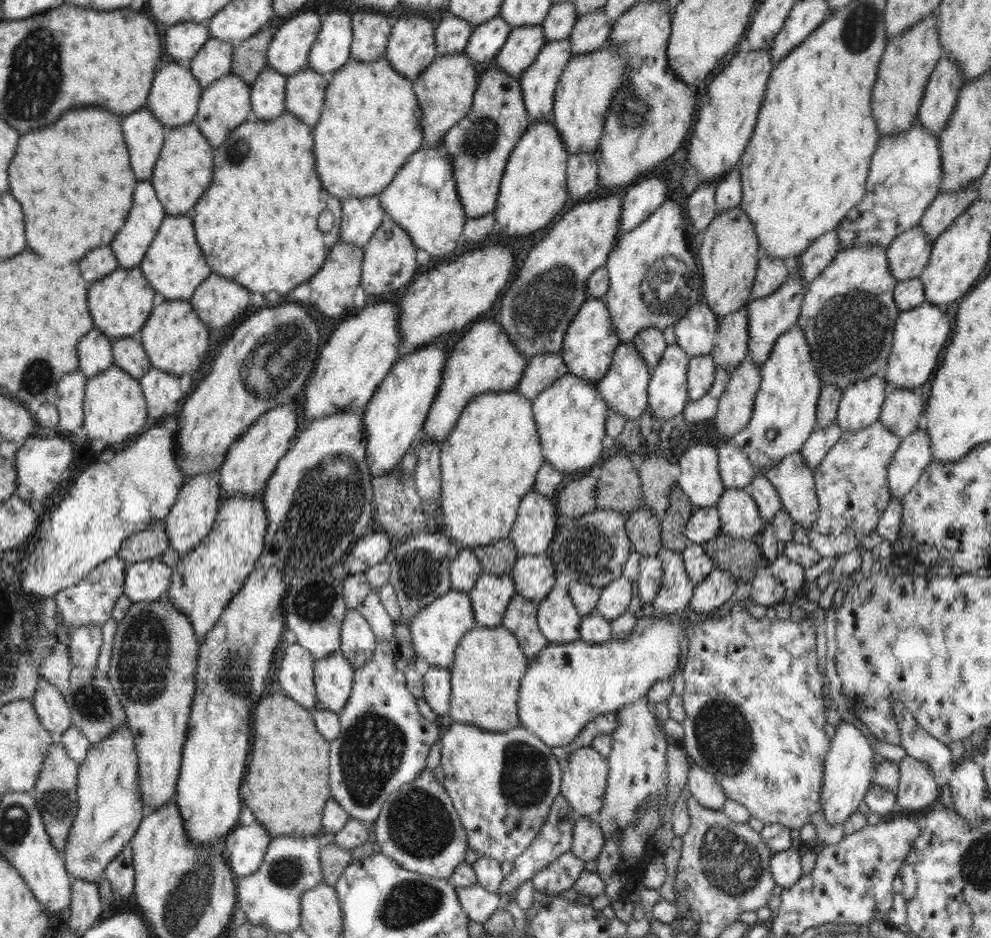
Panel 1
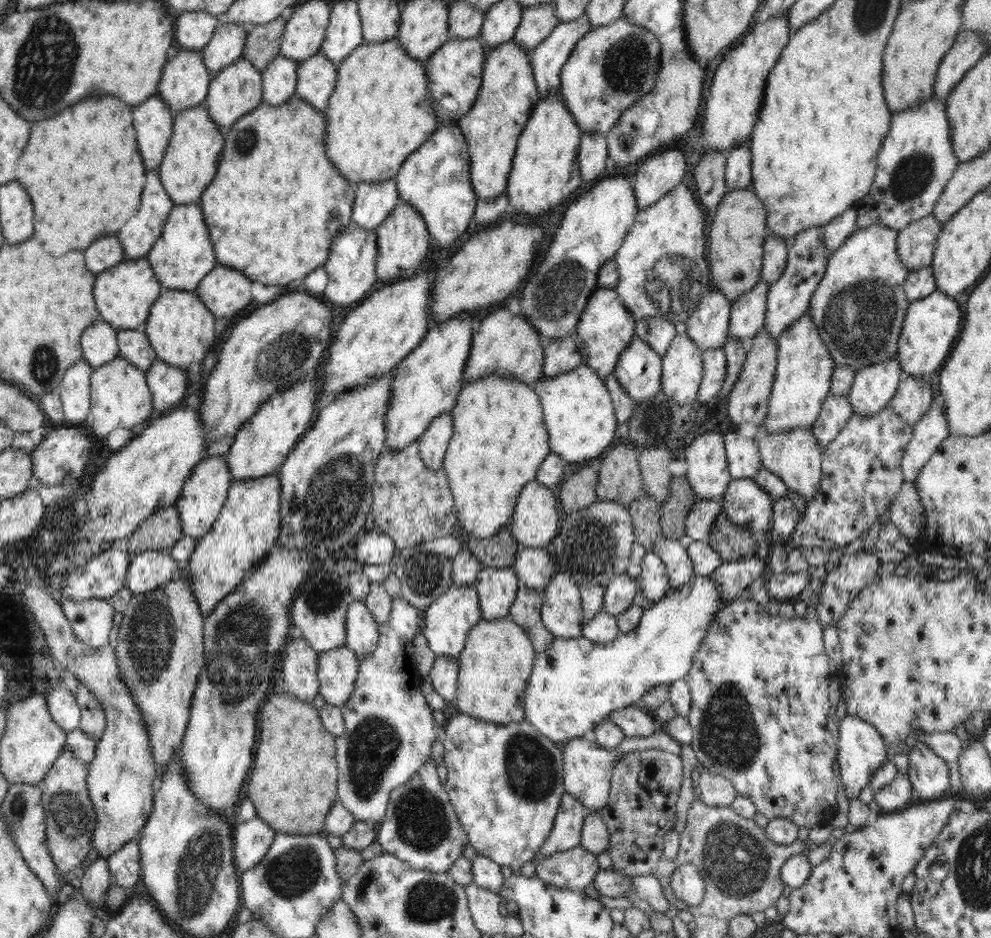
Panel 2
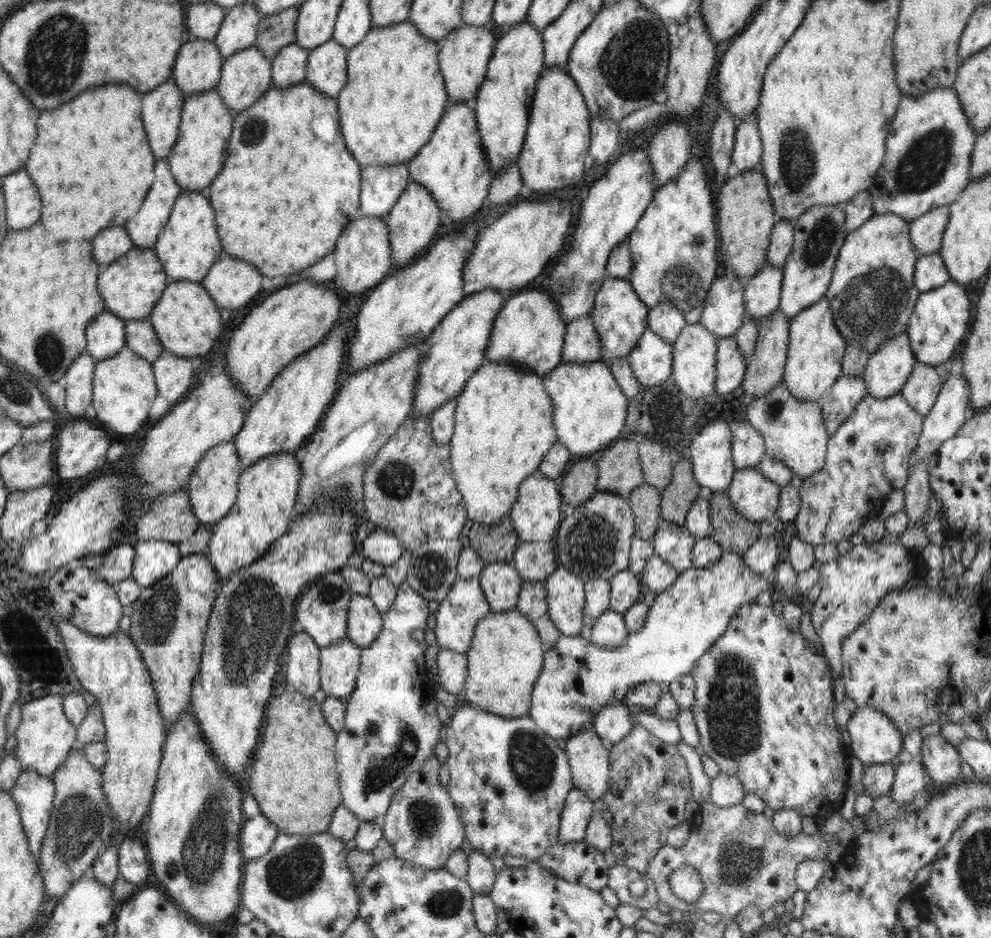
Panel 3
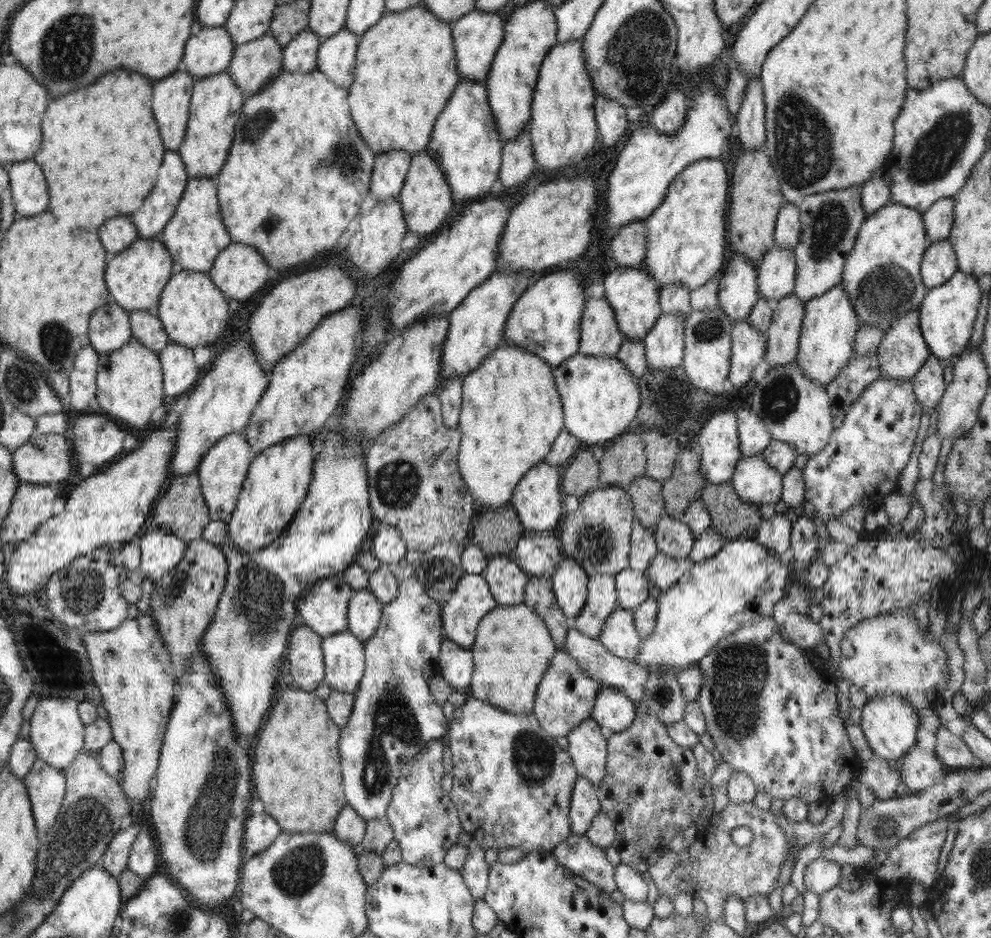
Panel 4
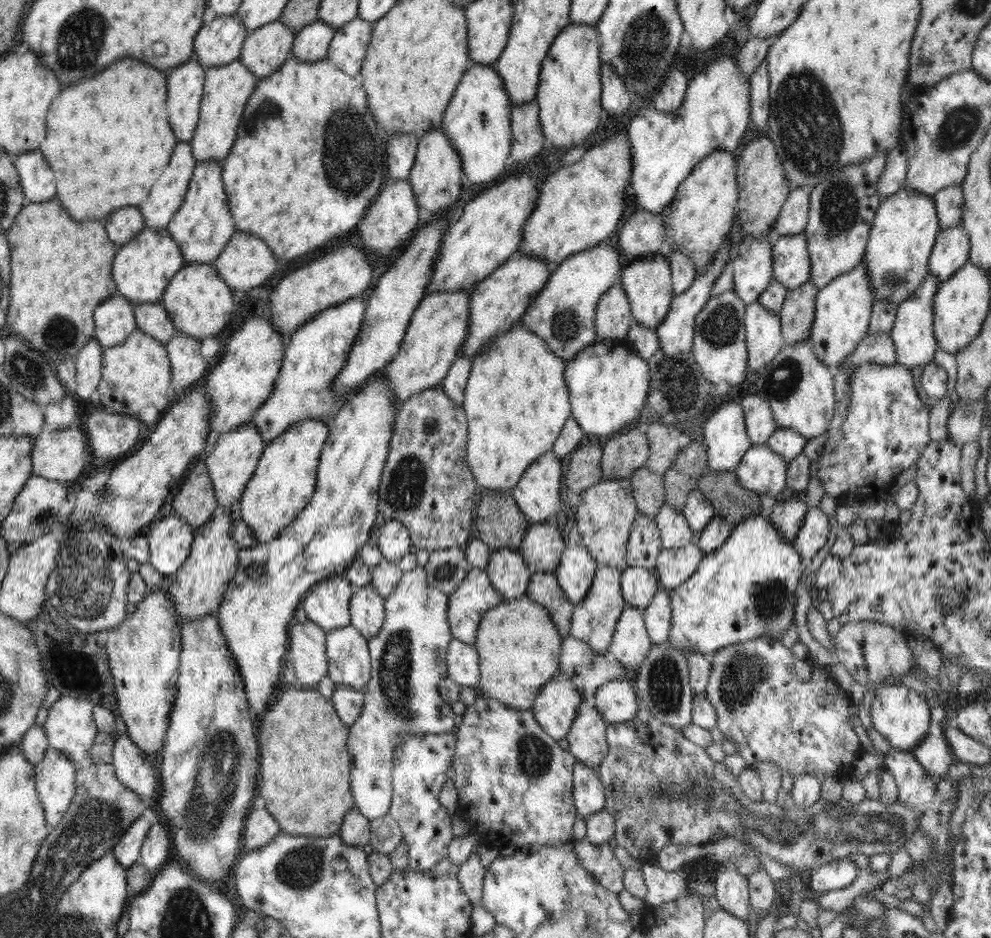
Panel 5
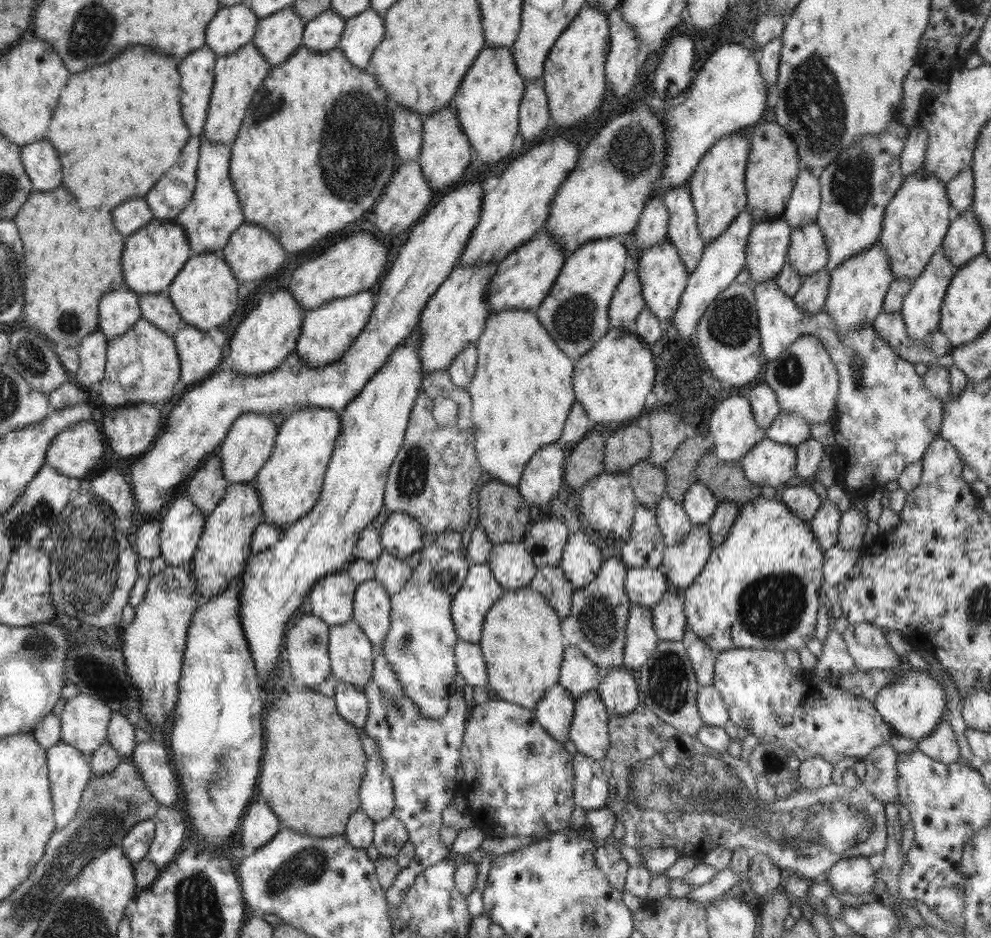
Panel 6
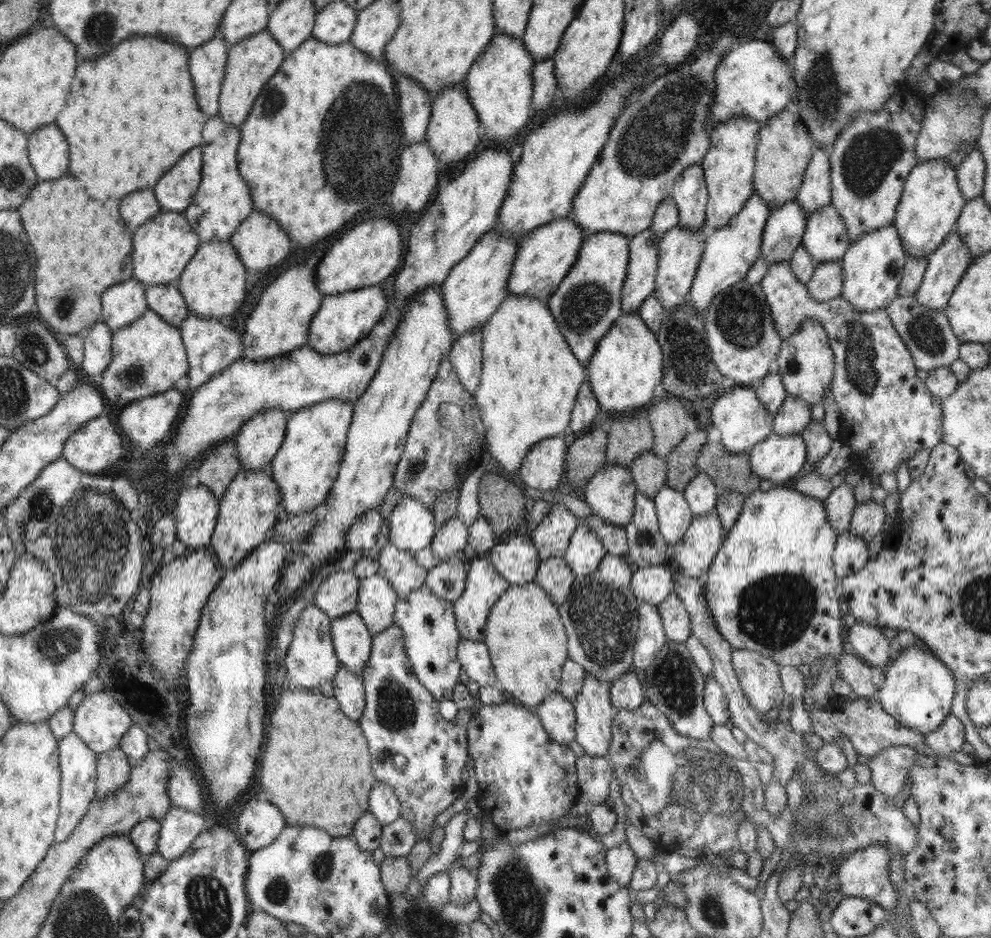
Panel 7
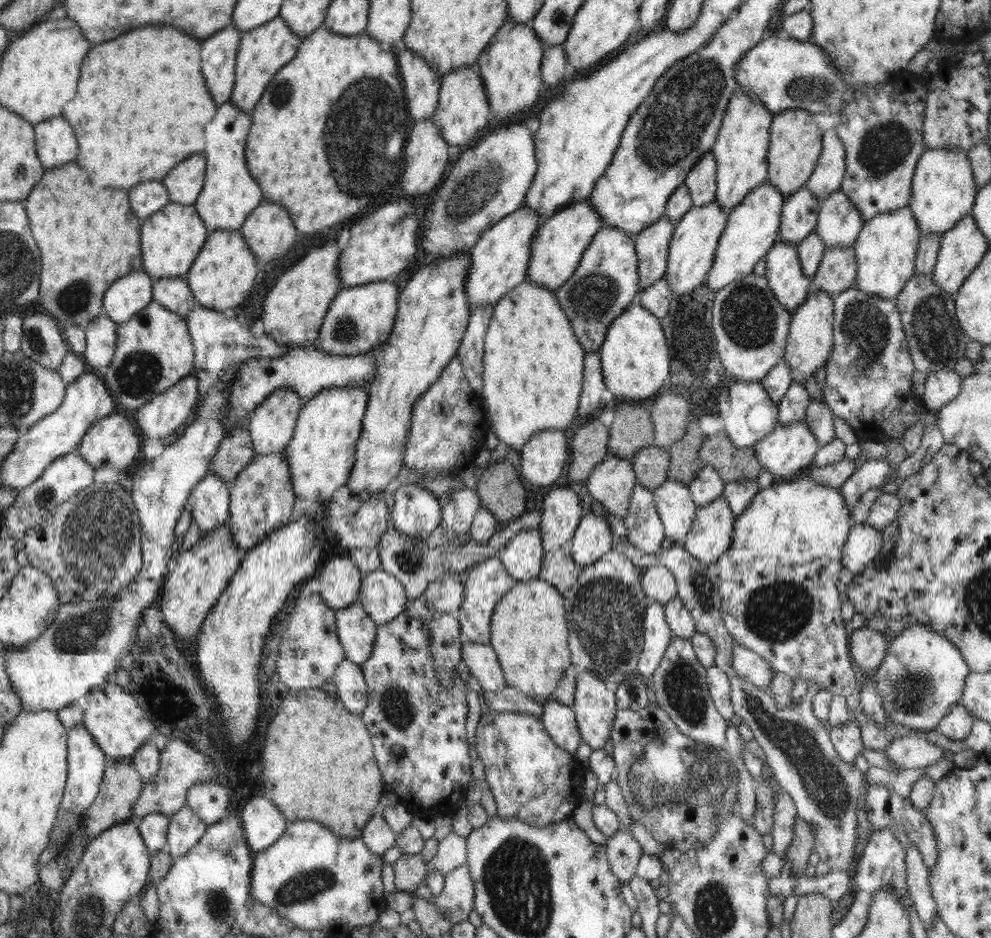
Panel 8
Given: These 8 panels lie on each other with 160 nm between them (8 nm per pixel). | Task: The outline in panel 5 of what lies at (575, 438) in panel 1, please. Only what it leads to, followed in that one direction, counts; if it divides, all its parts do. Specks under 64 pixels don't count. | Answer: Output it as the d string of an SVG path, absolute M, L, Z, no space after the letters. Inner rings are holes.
M606 340L584 348L566 361L564 381L568 386L571 416L576 419L577 425L583 429L586 437L602 442L640 417L640 412L647 402L651 374L648 363L640 359L632 349L628 349L626 342Z

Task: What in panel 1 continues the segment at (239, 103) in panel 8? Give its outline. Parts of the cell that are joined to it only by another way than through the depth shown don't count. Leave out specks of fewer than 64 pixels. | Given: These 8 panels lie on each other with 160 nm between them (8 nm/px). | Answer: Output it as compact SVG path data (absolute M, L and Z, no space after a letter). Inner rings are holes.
M194 122L167 129L163 148L152 171L150 181L167 215L192 213L198 199L206 192L213 177L213 146Z

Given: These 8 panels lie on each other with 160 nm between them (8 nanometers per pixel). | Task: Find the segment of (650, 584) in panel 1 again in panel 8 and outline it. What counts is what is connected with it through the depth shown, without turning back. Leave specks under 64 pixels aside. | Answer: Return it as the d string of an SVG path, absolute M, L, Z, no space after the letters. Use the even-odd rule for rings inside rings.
M723 495L697 507L694 523L683 540L683 547L702 564L714 567L717 558L732 542L733 524L728 501Z

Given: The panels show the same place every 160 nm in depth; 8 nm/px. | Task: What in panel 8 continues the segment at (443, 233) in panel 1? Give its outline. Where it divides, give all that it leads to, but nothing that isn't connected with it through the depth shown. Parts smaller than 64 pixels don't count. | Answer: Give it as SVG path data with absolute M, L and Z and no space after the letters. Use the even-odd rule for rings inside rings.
M508 20L480 53L476 65L484 83L488 105L498 120L504 123L512 120L516 114L524 112L524 108L530 108L538 100L538 95L544 89L541 79L543 48L530 24Z

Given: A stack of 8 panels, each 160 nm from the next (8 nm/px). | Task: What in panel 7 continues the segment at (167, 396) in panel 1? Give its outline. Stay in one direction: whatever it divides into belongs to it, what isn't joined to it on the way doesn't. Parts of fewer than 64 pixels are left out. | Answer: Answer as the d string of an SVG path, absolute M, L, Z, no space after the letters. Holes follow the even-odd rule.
M189 312L179 328L189 364L187 376L190 379L190 390L200 388L212 376L220 374L224 368L244 356L242 336L236 334L233 326L225 327L218 319L202 319Z

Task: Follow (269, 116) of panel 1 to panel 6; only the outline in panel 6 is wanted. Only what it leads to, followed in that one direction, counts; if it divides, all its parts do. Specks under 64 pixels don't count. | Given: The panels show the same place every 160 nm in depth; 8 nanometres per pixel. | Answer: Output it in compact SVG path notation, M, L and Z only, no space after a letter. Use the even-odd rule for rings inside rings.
M332 8L321 12L305 24L301 46L314 51L331 51L338 47L345 27L345 18Z

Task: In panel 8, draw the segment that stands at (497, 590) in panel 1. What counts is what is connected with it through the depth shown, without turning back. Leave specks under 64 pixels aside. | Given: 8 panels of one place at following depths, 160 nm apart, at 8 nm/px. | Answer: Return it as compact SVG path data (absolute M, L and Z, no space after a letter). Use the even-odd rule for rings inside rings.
M537 529L513 536L497 556L514 580L527 581L538 578L544 553L541 534Z

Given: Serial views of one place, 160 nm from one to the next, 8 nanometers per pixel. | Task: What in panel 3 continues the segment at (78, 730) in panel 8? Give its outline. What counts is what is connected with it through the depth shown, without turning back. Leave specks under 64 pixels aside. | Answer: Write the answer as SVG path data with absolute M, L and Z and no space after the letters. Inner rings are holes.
M22 771L10 792L18 805L24 833L28 838L28 848L38 864L56 798L54 783L51 777L34 771Z

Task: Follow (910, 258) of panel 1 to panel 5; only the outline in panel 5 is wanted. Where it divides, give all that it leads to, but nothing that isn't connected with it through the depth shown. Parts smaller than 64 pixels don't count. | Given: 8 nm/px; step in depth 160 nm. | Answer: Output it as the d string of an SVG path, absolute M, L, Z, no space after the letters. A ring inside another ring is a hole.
M961 185L948 186L933 194L939 225L942 229L961 224L964 204Z

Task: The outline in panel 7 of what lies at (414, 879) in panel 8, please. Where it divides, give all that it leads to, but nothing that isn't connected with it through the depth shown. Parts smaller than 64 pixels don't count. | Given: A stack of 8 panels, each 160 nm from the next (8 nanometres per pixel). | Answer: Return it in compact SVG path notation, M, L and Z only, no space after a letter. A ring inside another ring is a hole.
M386 855L379 868L381 879L388 895L403 893L408 888L414 874L406 857Z

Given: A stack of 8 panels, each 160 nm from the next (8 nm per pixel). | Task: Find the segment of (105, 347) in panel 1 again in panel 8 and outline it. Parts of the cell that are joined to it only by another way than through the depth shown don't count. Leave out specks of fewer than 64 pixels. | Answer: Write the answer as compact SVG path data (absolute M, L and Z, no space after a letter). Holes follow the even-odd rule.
M143 269L115 280L104 293L103 314L117 325L128 322L153 300L152 283L152 276Z

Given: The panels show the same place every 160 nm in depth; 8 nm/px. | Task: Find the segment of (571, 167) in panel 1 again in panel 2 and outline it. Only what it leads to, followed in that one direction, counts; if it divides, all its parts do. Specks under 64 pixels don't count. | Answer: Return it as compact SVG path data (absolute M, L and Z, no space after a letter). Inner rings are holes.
M595 132L594 134L583 134L580 139L578 168L584 182L590 182L606 171L606 162L609 161L607 135Z

